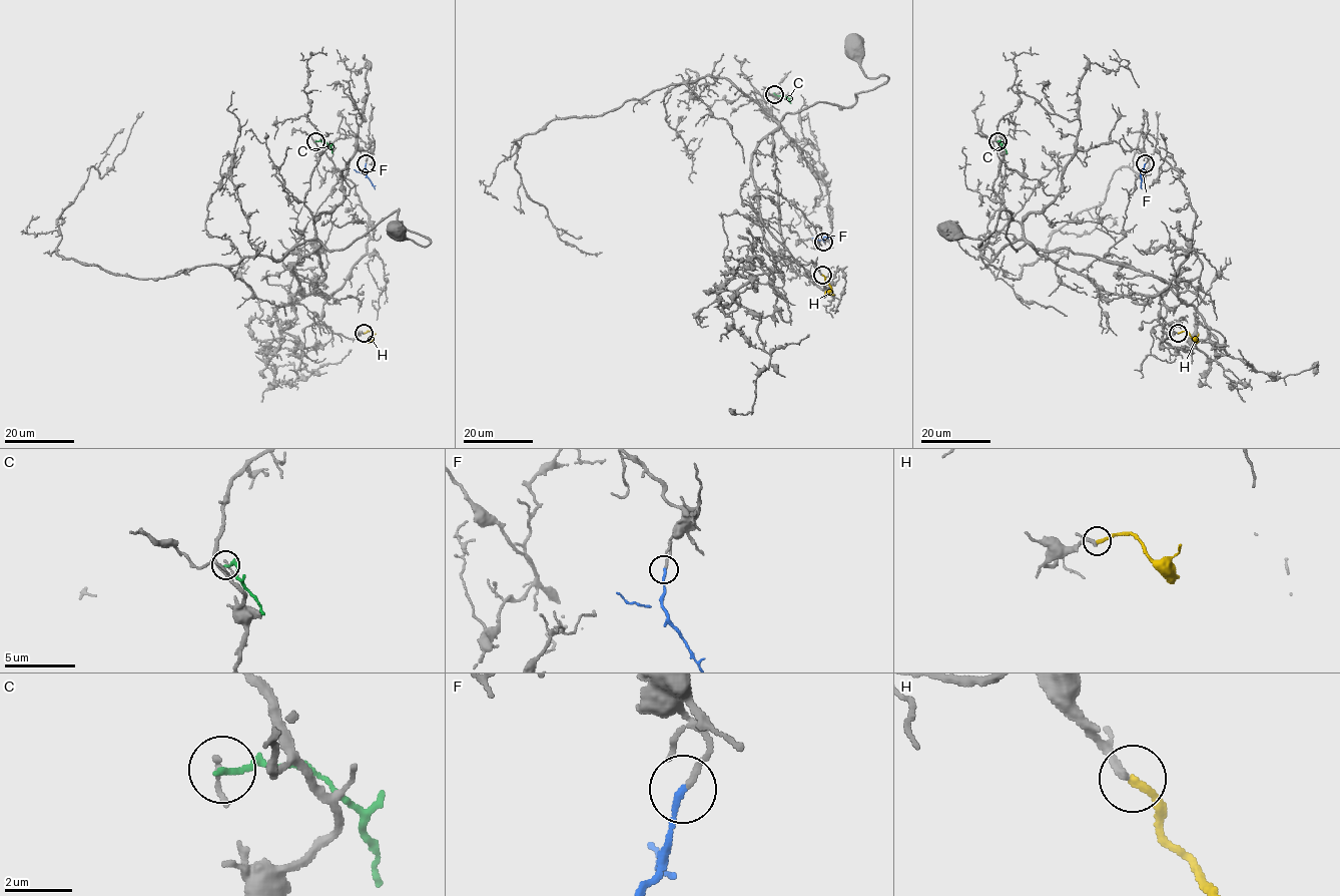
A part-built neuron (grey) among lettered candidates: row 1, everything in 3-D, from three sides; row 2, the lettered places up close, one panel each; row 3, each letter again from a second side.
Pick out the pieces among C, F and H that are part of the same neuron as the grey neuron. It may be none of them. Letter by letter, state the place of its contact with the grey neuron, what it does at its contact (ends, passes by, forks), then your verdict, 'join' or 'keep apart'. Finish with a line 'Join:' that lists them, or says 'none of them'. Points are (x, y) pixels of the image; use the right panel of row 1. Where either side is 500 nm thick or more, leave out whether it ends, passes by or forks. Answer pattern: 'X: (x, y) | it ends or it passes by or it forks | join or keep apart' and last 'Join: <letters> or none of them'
C: (997, 141) | it ends | keep apart
F: (1145, 163) | it ends | join
H: (1178, 333) | it ends | keep apart
Join: F

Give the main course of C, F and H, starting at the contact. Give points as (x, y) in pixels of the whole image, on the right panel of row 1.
C: (997, 141), (1008, 153)
F: (1145, 163), (1142, 188)
H: (1178, 333), (1187, 332), (1193, 338), (1199, 333)

